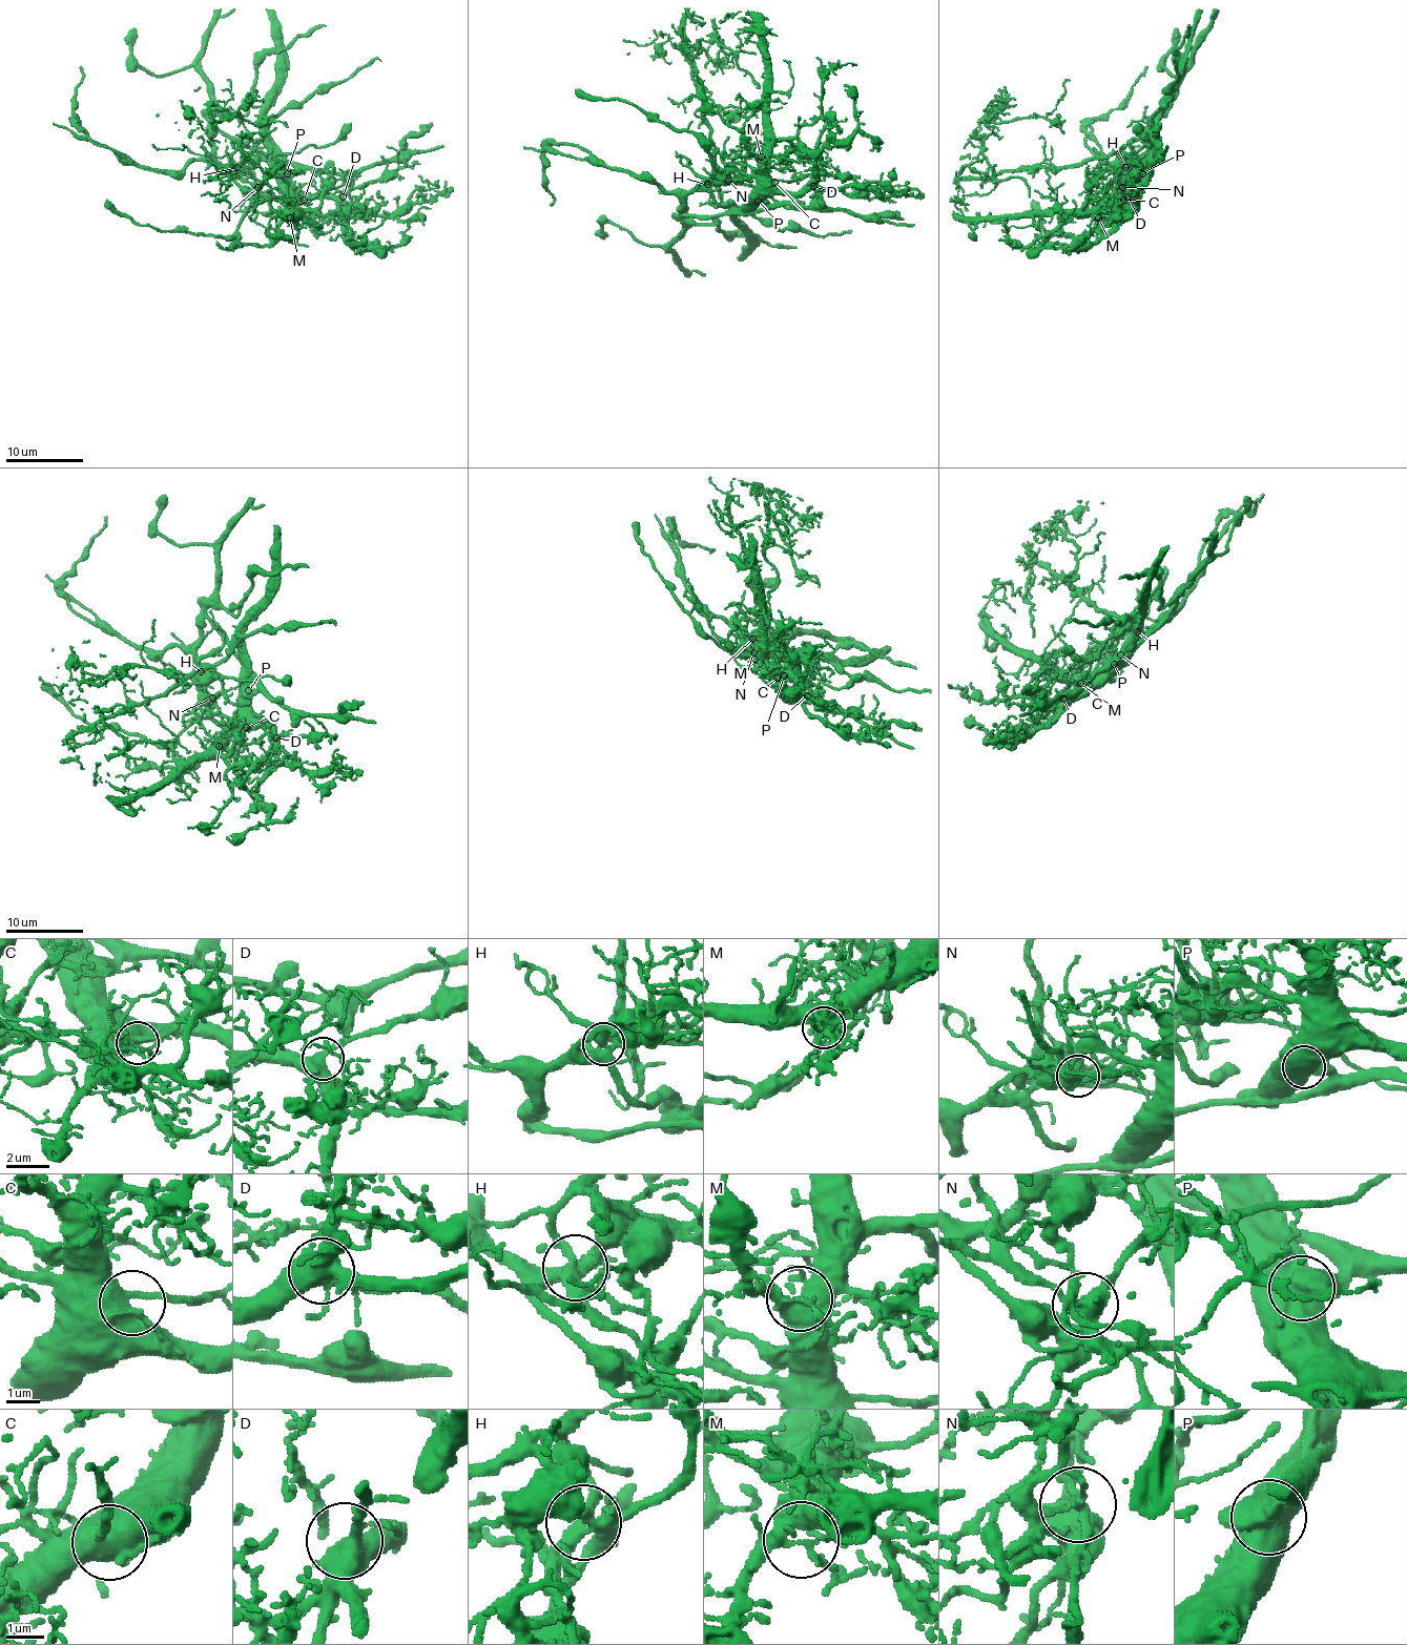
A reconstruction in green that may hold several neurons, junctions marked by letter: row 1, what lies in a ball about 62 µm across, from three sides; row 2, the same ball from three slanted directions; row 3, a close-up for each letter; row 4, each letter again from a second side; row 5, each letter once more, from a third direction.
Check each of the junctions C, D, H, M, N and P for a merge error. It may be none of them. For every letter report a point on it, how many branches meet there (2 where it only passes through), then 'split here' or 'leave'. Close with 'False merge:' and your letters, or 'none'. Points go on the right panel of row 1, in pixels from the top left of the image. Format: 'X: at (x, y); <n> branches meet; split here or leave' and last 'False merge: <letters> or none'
C: at (1123, 200); 3 branches meet; leave
D: at (1128, 196); 4 branches meet; leave
H: at (1125, 167); 8 branches meet; split here
M: at (1098, 217); 7 branches meet; leave
N: at (1122, 187); 5 branches meet; split here
P: at (1142, 173); 3 branches meet; split here
False merge: H, N, P

